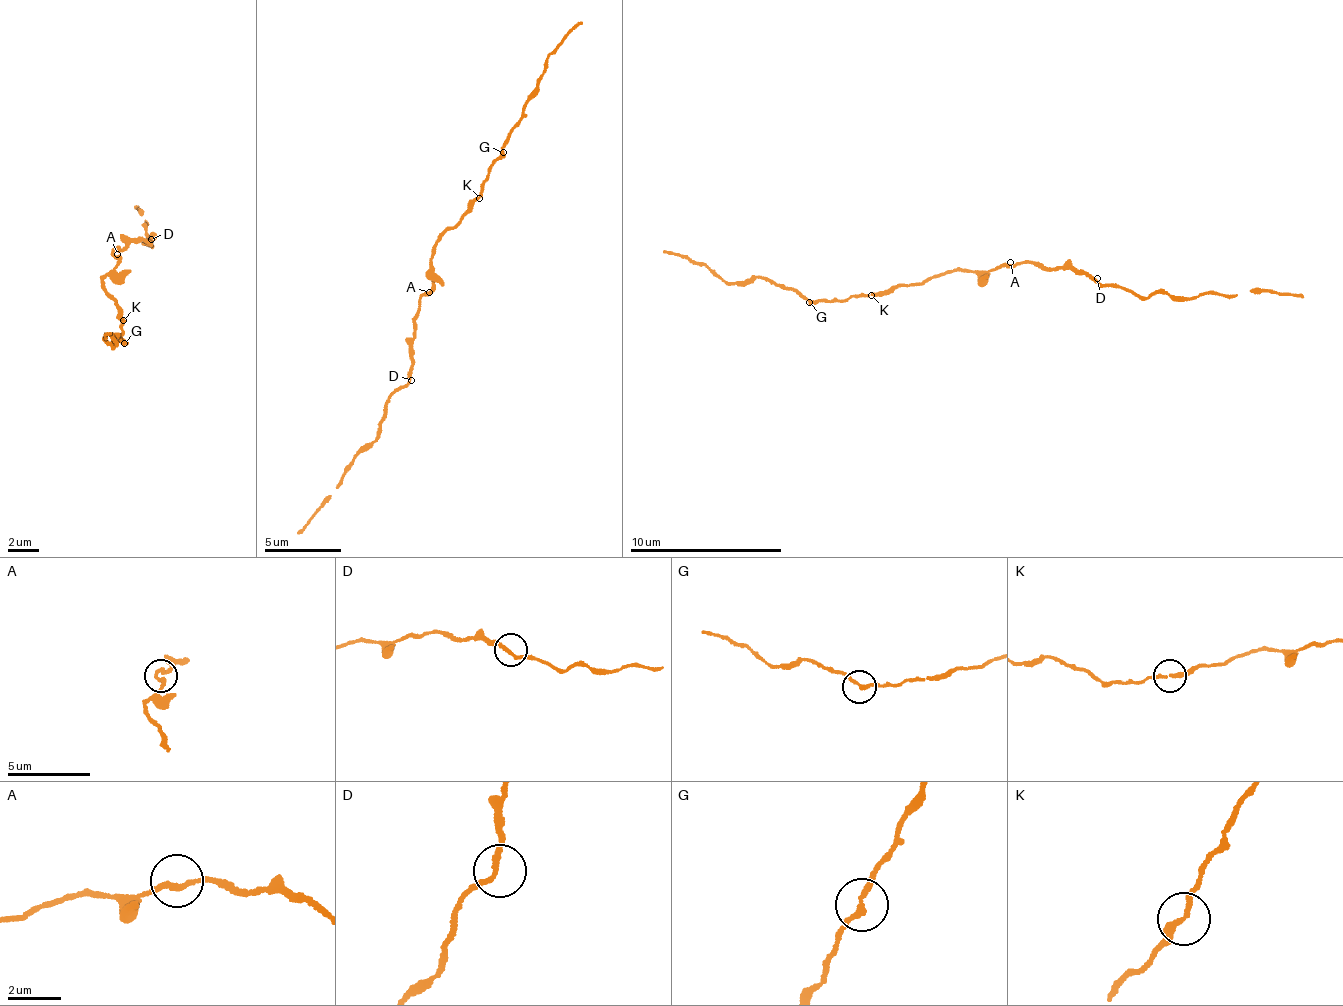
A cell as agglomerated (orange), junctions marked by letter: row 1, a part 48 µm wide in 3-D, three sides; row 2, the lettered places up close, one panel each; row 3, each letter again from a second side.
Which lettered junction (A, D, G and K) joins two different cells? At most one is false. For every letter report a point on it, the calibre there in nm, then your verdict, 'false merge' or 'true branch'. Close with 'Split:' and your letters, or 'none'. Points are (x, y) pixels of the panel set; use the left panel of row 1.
A: (117, 254) | 200 nm | true branch
D: (151, 239) | 200 nm | true branch
G: (124, 343) | 200 nm | true branch
K: (123, 320) | 220 nm | true branch
Split: none

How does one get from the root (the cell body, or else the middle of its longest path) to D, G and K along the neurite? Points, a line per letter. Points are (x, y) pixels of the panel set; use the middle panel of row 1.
D: (432, 270), (430, 290), (419, 302), (419, 316), (413, 320), (411, 380)
G: (432, 270), (432, 248), (478, 198), (480, 185), (488, 176), (488, 169), (504, 153)
K: (432, 270), (432, 248), (478, 198)

